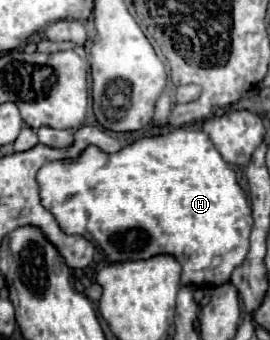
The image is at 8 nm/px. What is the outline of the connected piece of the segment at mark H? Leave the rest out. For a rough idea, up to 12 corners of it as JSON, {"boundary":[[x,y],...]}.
{"boundary":[[199,127],[37,171],[109,261],[175,255],[217,287],[249,251],[235,171]]}

